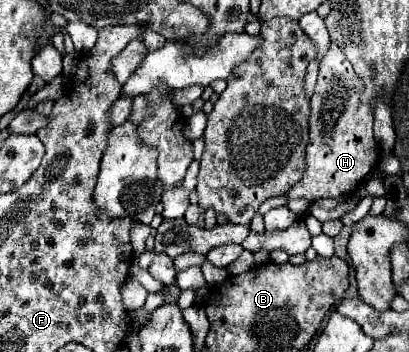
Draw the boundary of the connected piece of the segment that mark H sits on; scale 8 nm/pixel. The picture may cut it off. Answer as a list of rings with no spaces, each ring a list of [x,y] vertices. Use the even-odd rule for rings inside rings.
[[[332,45],[320,63],[316,91],[310,99],[312,111],[308,119],[306,169],[301,180],[288,192],[289,199],[305,198],[310,203],[318,199],[338,199],[348,191],[354,191],[364,177],[372,173],[380,151],[372,137],[374,115],[358,101],[360,89],[362,81],[356,77],[350,61],[344,57],[342,45]]]

